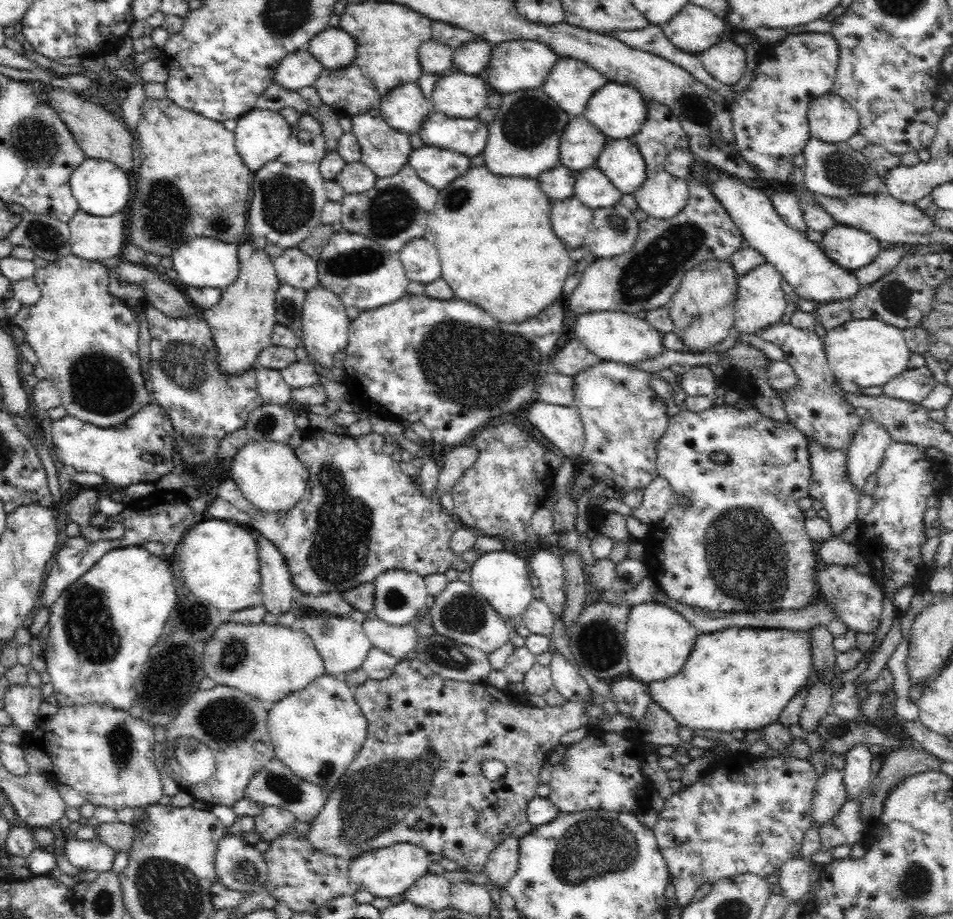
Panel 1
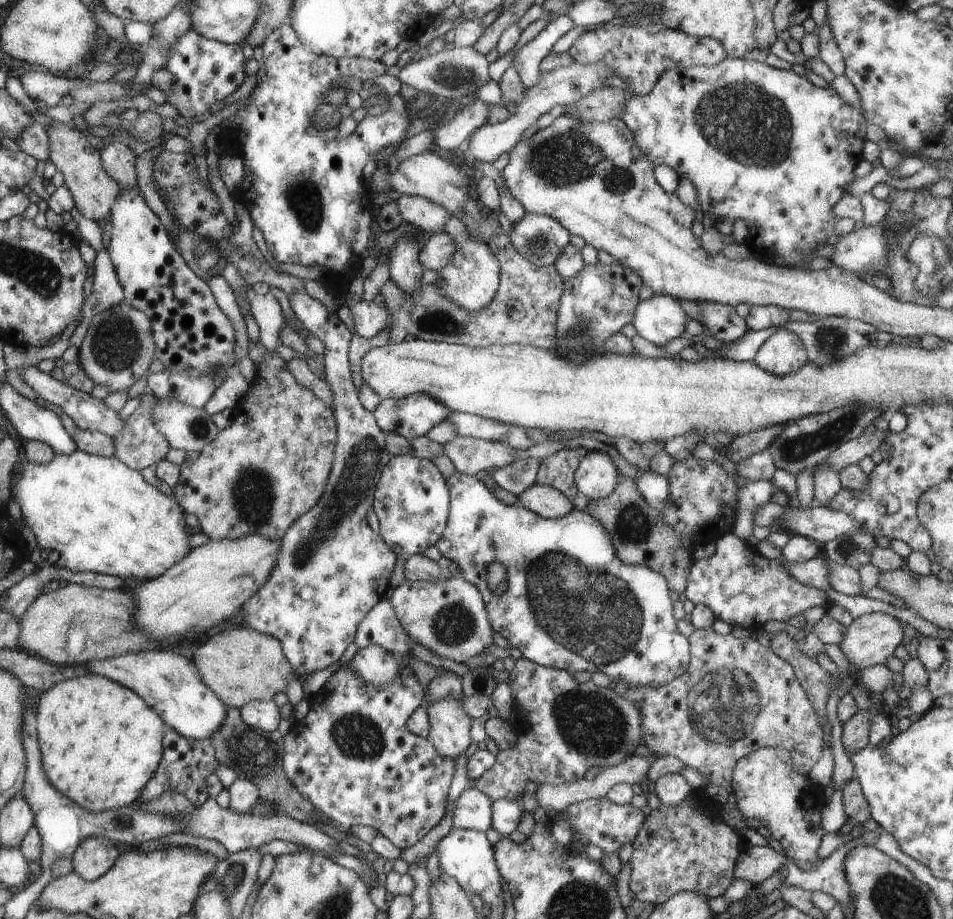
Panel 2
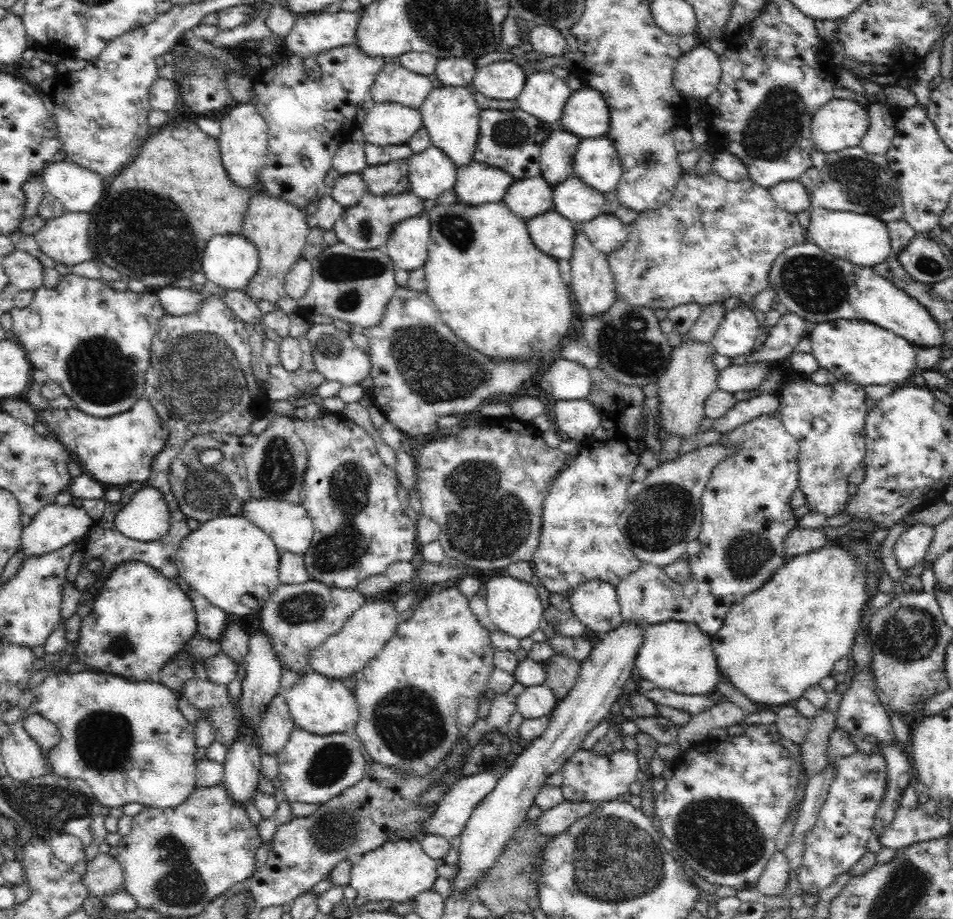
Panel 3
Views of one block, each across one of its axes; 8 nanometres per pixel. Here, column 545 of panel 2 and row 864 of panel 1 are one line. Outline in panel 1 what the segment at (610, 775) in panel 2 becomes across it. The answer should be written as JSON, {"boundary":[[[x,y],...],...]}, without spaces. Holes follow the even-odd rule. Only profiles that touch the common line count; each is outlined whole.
{"boundary":[[[802,856],[792,858],[790,862],[786,862],[782,866],[780,886],[782,886],[788,902],[798,902],[800,898],[804,898],[810,892],[812,882],[814,882],[812,866],[808,862],[804,862]]]}

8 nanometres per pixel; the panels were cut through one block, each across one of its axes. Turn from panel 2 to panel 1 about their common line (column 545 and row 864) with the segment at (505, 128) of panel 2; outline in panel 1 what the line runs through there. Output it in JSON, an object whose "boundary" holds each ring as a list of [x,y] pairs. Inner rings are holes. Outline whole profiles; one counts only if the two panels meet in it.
{"boundary":[[[68,838],[64,846],[64,858],[68,858],[78,872],[110,872],[116,852],[98,840],[78,840]]]}

